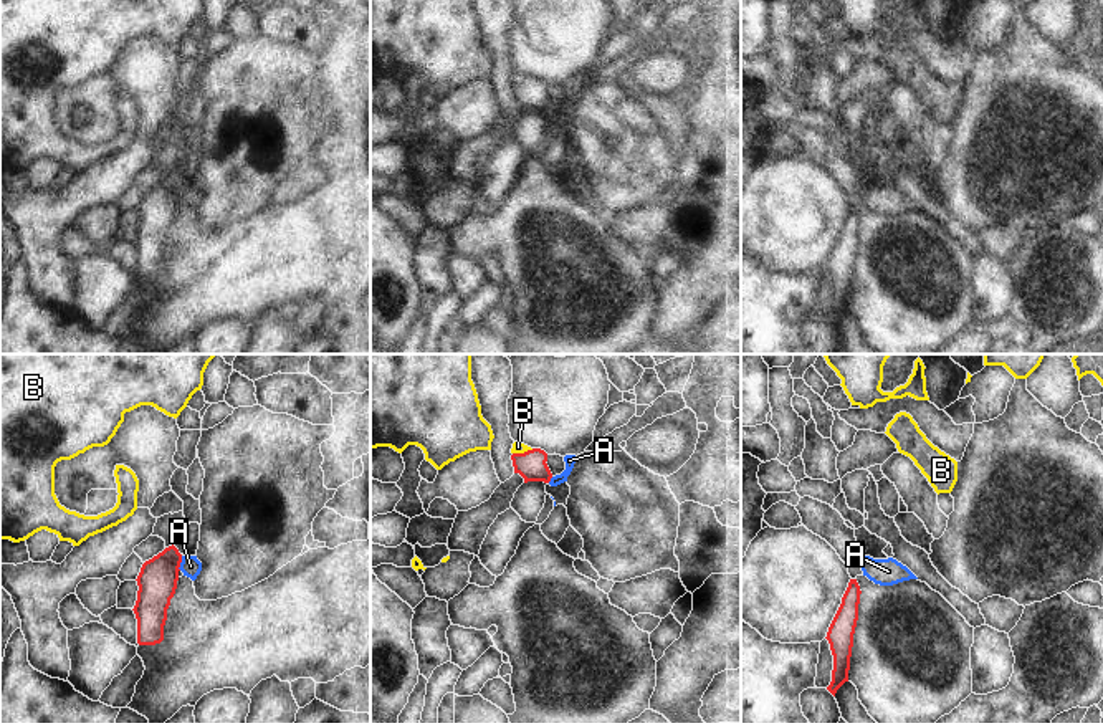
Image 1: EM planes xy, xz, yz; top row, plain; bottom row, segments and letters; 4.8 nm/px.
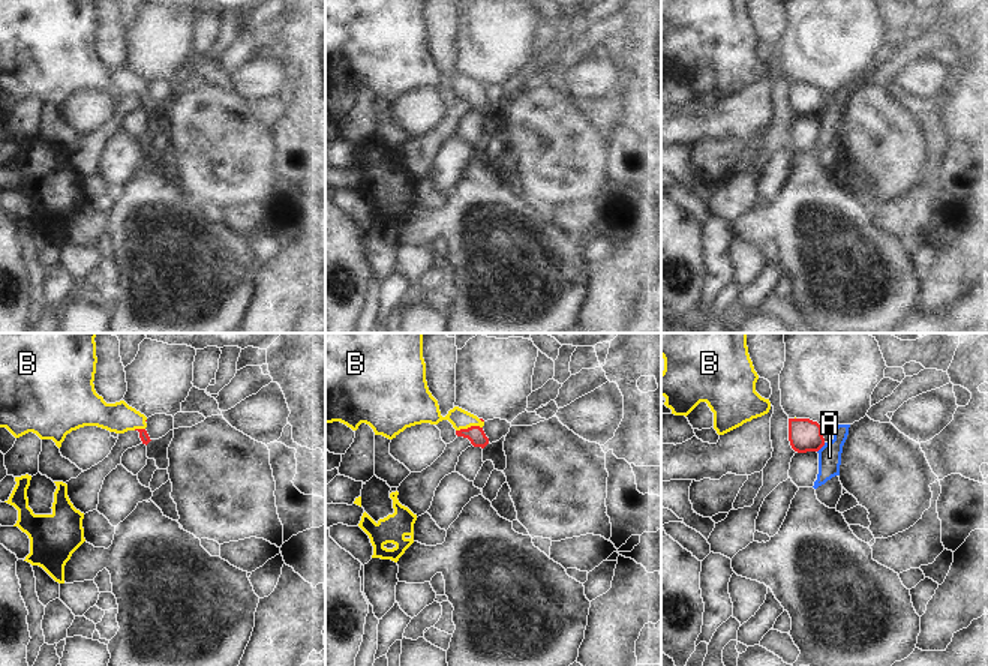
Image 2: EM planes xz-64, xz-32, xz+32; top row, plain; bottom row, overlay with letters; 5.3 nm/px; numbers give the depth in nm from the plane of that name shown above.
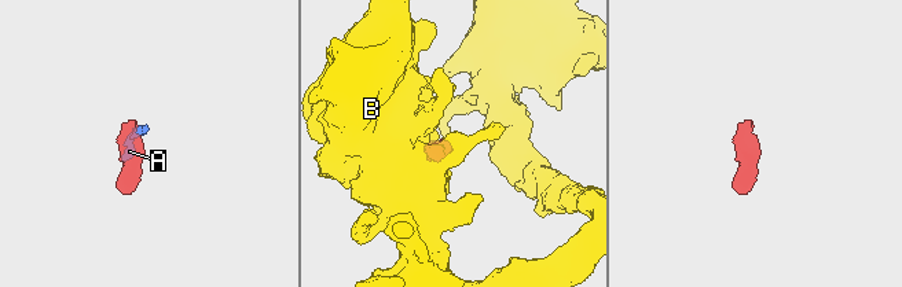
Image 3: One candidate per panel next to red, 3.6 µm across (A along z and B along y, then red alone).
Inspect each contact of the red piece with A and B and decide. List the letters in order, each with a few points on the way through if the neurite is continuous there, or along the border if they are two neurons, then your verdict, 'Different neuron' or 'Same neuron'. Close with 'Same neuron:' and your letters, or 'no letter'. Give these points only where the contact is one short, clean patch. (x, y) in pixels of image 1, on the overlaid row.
A: Boundary: xy (182, 556), (179, 569). Different neuron
B: Path across: xz (531, 465), (523, 454), (518, 447). Same neuron
Same neuron: B

